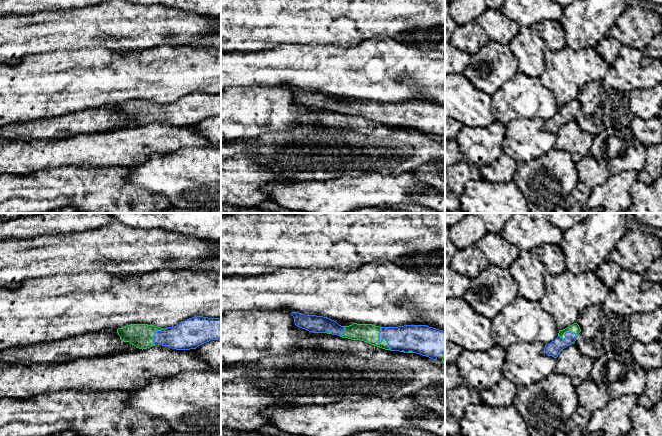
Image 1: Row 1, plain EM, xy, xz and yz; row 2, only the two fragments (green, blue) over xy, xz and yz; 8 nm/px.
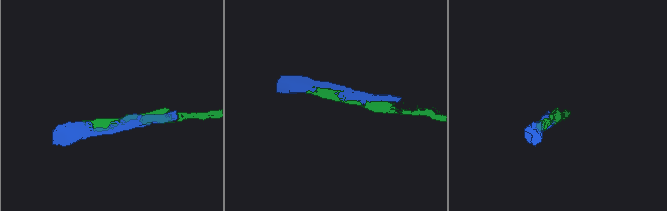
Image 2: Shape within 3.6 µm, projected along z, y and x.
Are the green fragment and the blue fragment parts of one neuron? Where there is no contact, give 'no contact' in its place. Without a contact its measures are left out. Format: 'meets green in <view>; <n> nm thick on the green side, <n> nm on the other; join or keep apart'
meets green in xz; 150 nm thick on the green side, 220 nm on the other; join

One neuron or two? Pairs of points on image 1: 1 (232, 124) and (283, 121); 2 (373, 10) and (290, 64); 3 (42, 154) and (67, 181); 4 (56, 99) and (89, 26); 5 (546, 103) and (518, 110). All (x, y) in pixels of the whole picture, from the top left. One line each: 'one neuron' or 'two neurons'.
1: one neuron
2: two neurons
3: two neurons
4: two neurons
5: one neuron

